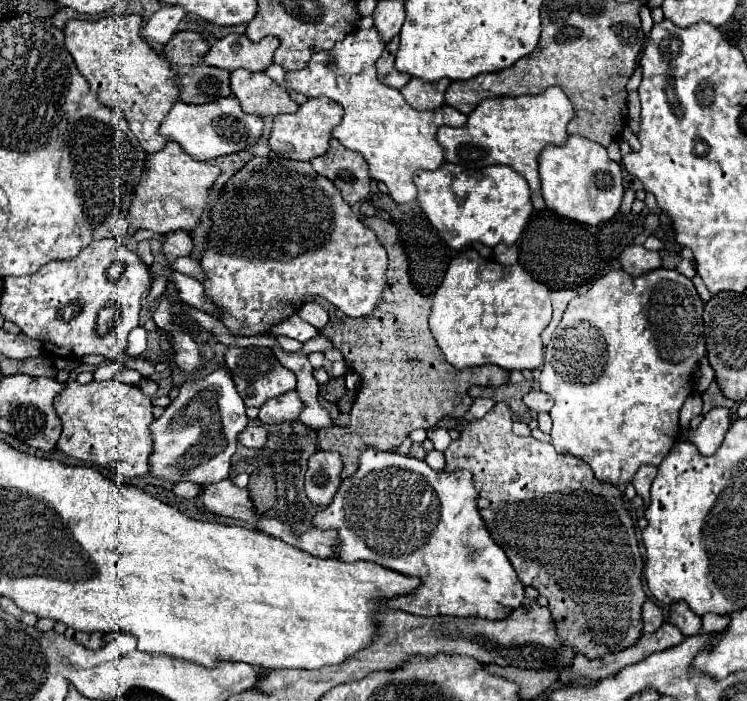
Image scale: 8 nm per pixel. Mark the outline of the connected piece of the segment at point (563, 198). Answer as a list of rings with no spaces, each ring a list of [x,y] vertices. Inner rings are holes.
[[[570,135],[564,147],[548,145],[540,153],[538,163],[542,195],[546,207],[552,209],[554,213],[586,225],[600,225],[618,213],[624,197],[622,169],[616,161],[608,157],[602,145],[580,135]]]

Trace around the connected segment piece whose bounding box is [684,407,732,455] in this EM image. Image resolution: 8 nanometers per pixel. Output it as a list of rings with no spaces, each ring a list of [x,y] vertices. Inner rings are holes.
[[[716,407],[708,415],[704,415],[704,421],[698,425],[698,429],[686,429],[684,435],[702,455],[714,455],[730,423],[730,411],[724,407]]]

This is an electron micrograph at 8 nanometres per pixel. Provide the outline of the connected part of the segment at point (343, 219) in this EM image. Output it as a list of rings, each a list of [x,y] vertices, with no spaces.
[[[254,157],[248,165],[244,165],[226,185],[220,201],[216,203],[214,211],[212,211],[212,231],[210,231],[210,245],[206,249],[206,255],[202,257],[202,269],[206,271],[208,279],[202,281],[206,287],[208,297],[220,307],[220,315],[216,315],[220,321],[224,321],[224,325],[238,335],[260,335],[260,333],[268,333],[272,325],[280,323],[282,319],[288,319],[290,315],[294,315],[300,305],[302,305],[302,297],[322,297],[328,303],[332,303],[334,307],[338,307],[340,311],[344,311],[348,317],[362,317],[368,315],[370,311],[374,311],[374,307],[378,305],[378,299],[382,299],[382,287],[386,285],[384,279],[384,271],[388,267],[388,257],[384,247],[380,245],[380,241],[376,239],[376,233],[370,231],[368,227],[362,225],[360,217],[356,217],[350,209],[348,203],[344,203],[340,191],[334,187],[334,183],[330,183],[330,179],[318,175],[310,163],[304,161],[290,161],[290,159],[282,159],[282,157]]]

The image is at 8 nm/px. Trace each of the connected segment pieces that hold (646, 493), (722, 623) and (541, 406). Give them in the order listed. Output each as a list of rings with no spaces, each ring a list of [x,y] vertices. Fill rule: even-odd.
[[[642,465],[632,479],[632,485],[636,487],[636,493],[644,499],[644,505],[648,505],[648,501],[650,501],[650,485],[652,485],[656,473],[658,473],[658,467]]]
[[[706,613],[702,617],[702,631],[704,633],[714,633],[714,631],[724,631],[728,627],[728,615],[716,615],[716,613]]]
[[[532,389],[530,393],[526,393],[526,395],[524,395],[524,403],[526,403],[532,411],[536,411],[536,413],[550,411],[550,409],[552,409],[552,405],[554,405],[552,397],[550,397],[550,395],[546,395],[546,393],[544,393],[544,391],[540,391],[540,389]]]

